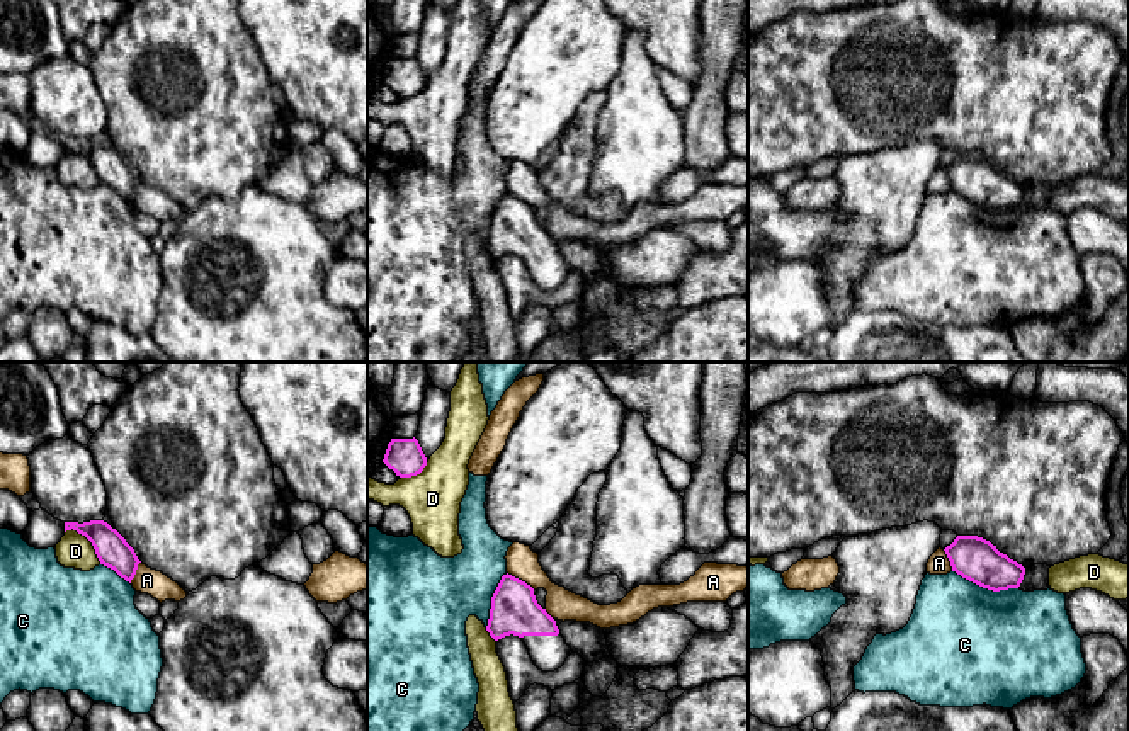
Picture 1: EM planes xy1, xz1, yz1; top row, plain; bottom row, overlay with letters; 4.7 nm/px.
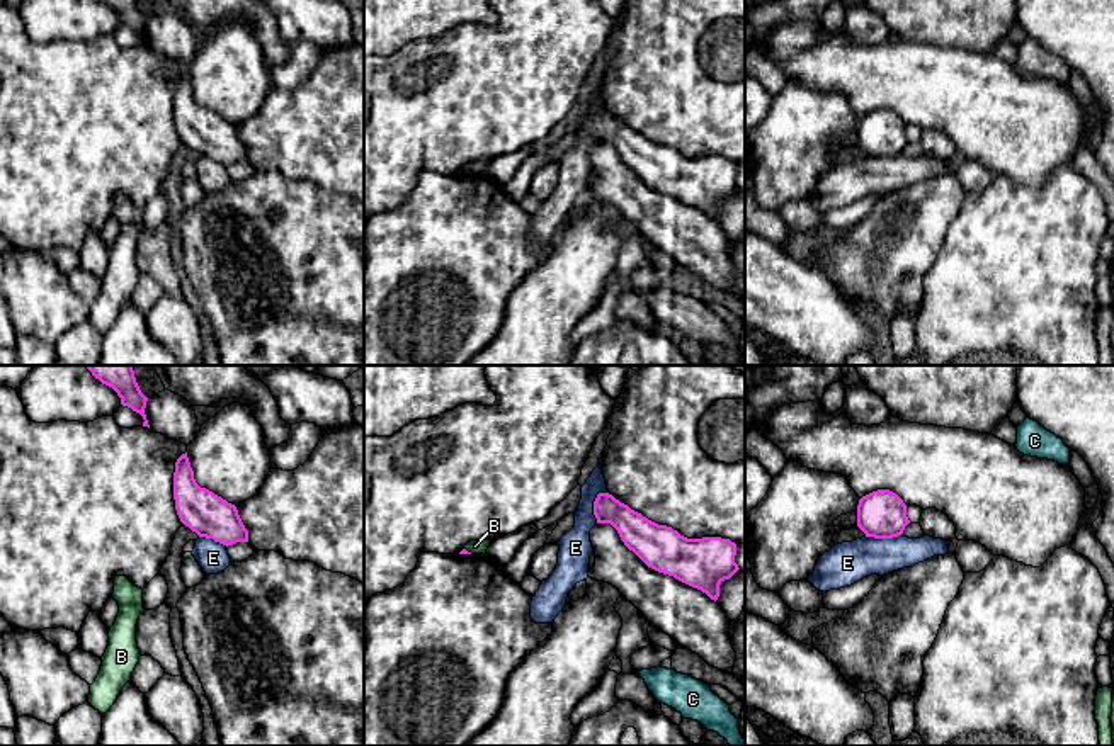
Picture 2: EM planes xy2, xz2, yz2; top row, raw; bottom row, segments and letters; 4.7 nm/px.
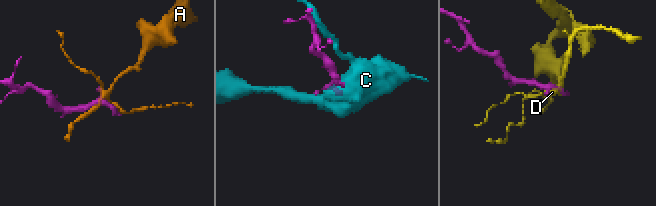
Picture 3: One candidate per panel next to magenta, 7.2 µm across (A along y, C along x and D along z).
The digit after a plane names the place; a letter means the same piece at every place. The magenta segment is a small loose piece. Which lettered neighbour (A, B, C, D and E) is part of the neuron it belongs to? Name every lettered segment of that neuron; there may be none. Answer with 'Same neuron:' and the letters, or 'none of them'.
Same neuron: none of them

